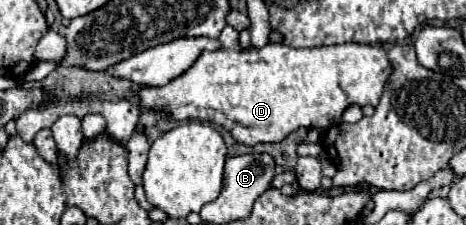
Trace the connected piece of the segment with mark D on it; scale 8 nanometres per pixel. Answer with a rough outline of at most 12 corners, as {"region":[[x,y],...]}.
{"region":[[225,27],[141,103],[245,145],[377,105],[383,45],[243,51]]}

